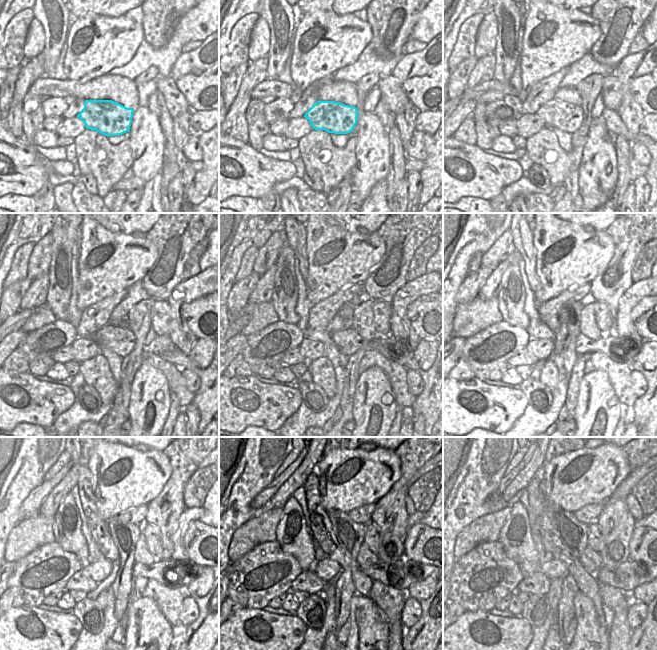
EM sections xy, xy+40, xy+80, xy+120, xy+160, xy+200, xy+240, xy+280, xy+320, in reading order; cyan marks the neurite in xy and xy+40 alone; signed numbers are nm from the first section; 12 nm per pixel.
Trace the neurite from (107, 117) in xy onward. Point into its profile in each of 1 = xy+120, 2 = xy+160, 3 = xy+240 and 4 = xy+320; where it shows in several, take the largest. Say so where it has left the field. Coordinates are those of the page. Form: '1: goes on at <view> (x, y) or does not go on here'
1: goes on at xy+120 (121, 341)
2: goes on at xy+160 (348, 341)
3: goes on at xy+240 (175, 574)
4: goes on at xy+320 (630, 574)

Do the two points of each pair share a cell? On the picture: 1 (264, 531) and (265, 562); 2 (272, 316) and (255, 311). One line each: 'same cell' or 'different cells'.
1: different cells
2: same cell

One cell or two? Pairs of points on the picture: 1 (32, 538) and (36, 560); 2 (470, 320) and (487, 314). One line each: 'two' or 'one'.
1: two
2: one

